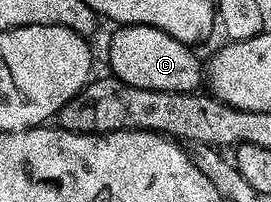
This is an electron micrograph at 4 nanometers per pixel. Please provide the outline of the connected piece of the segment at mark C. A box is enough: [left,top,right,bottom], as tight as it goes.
[109,24,204,93]

